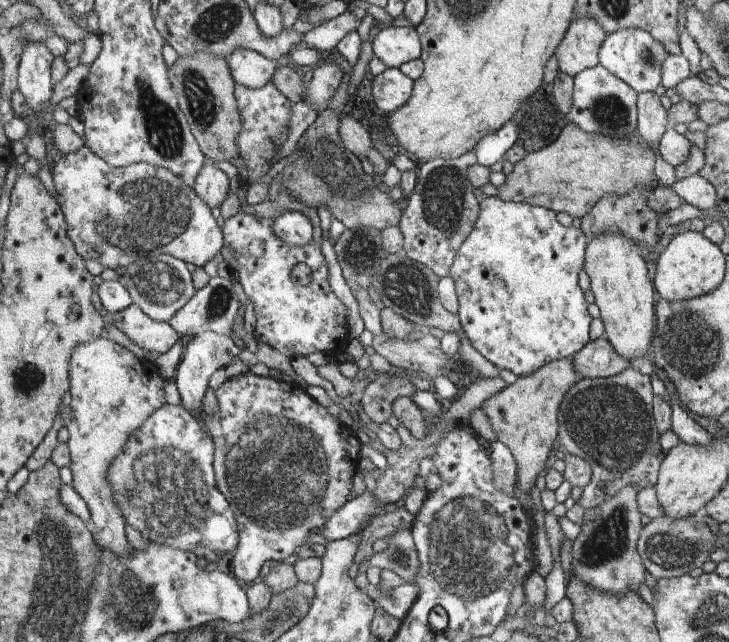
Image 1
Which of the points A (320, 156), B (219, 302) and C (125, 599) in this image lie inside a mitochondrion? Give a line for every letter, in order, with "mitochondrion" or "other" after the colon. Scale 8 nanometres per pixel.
A: mitochondrion
B: mitochondrion
C: mitochondrion

